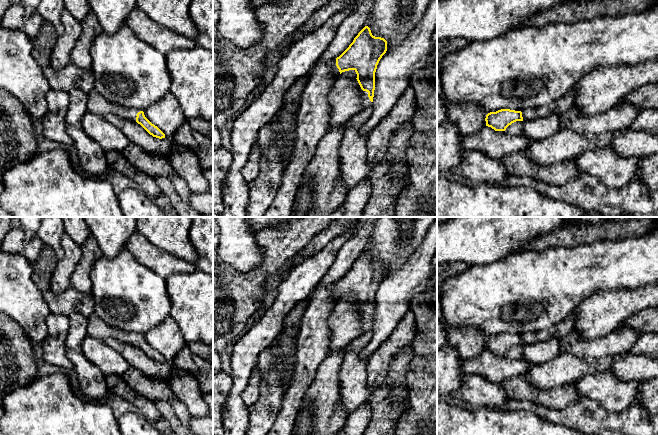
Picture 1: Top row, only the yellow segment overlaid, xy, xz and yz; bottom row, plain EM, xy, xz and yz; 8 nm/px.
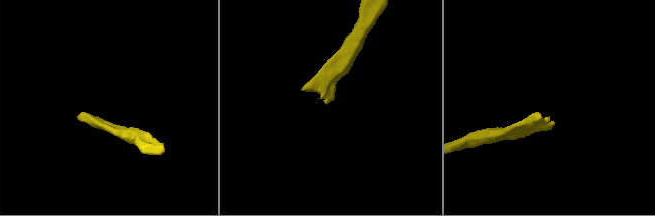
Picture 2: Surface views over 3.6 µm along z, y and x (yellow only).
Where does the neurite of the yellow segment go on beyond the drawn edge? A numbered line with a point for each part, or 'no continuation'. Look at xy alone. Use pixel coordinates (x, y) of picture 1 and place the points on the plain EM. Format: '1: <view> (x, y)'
1: xy (96, 328)

